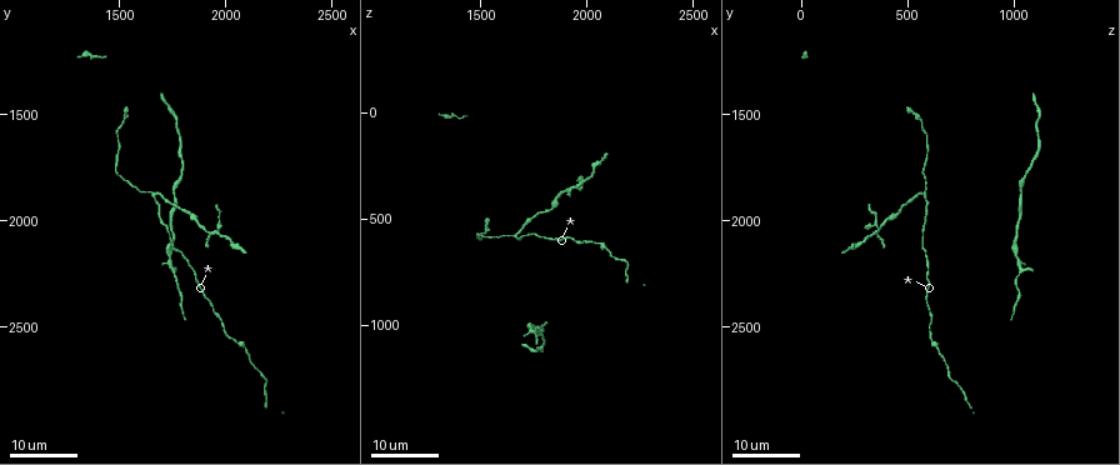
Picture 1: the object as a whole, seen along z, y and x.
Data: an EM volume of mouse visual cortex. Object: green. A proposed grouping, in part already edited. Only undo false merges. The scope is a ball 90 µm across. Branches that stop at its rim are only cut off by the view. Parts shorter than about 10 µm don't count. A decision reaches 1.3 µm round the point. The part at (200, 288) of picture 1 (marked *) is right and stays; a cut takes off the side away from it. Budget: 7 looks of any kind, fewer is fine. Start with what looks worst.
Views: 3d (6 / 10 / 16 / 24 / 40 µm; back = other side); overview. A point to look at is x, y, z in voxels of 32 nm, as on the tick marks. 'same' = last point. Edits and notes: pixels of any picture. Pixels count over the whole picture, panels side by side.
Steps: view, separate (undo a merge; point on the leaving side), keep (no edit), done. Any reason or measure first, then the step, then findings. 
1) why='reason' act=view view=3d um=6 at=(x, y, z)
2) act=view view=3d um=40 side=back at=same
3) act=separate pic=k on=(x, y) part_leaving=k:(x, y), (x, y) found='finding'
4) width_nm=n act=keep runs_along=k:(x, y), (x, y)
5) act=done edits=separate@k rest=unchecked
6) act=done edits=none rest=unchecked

act=view view=3d um=24 at=(1650, 1870, 580)

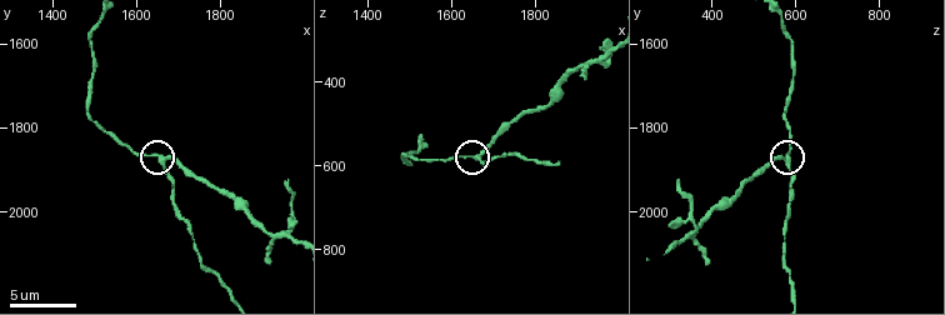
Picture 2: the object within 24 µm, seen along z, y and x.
act=view view=3d um=10 at=(1665, 1880, 580)

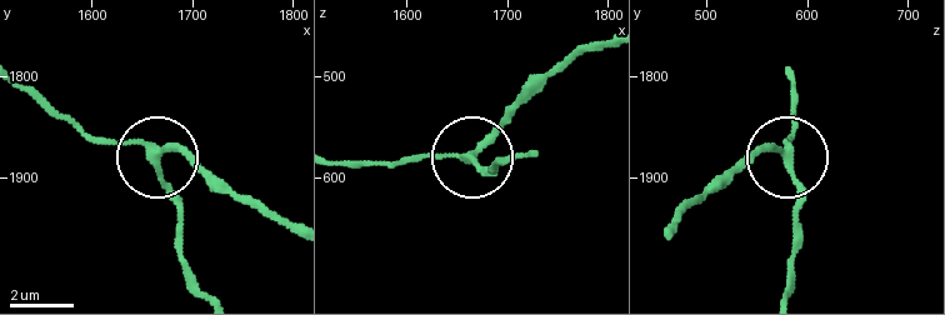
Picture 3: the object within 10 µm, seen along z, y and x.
width_nm=220 act=separate pic=3 on=(186, 155) part_leaving=3:(163, 153), (193, 155), (289, 220) found='a second neuron is stuck on'

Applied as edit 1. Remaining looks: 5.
act=view view=overview

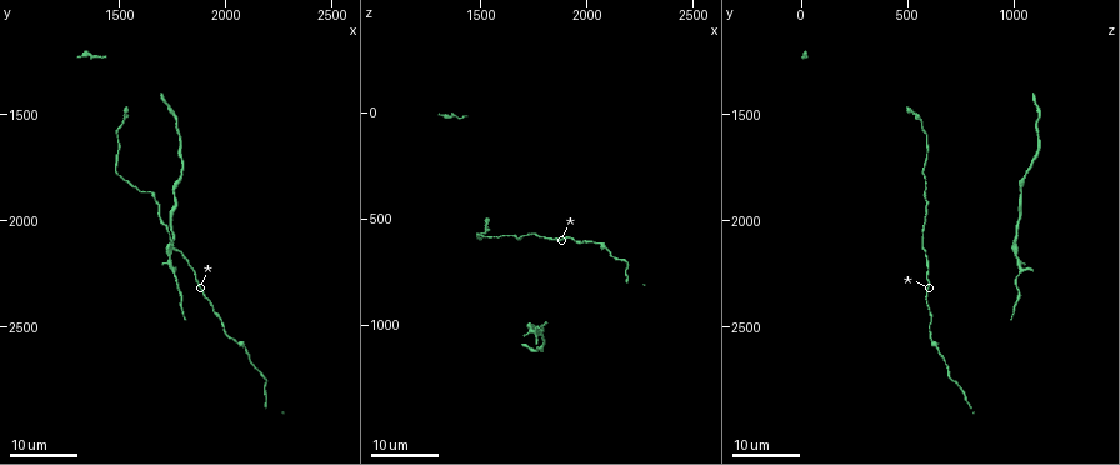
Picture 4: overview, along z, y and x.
why='calibre changes' act=view view=3d um=16 at=(1780, 1810, 1050)

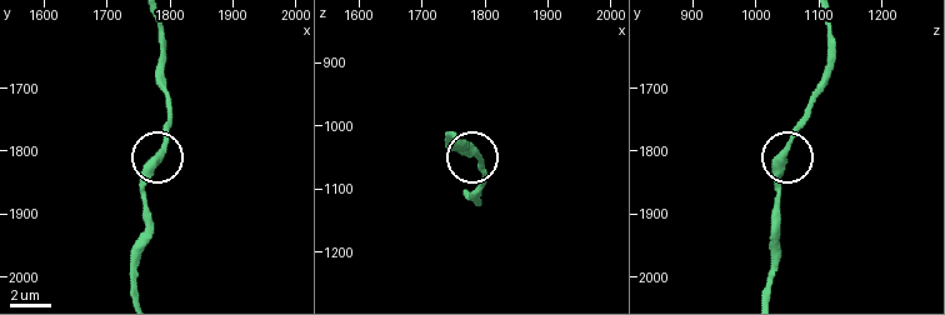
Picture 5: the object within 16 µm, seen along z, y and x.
why='closer look' act=view view=3d um=6 at=(1790, 1800, 1045)

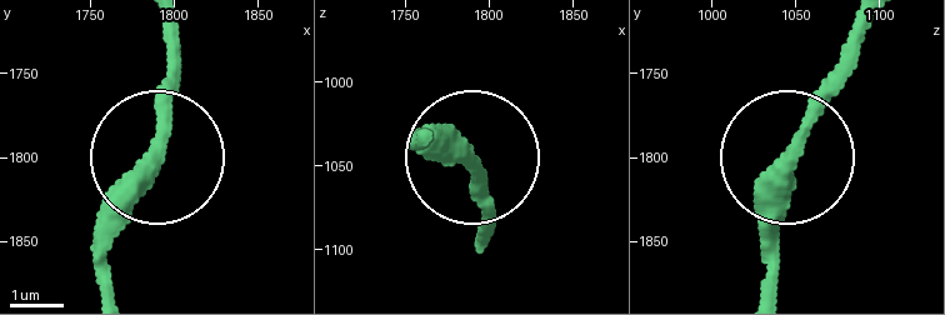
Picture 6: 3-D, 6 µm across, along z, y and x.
act=keep runs_along=6:(765, 285), (770, 190), (810, 96), (868, 34) found='one neuron here'

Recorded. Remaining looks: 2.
act=view view=3d um=24 at=(1970, 2450, 600)

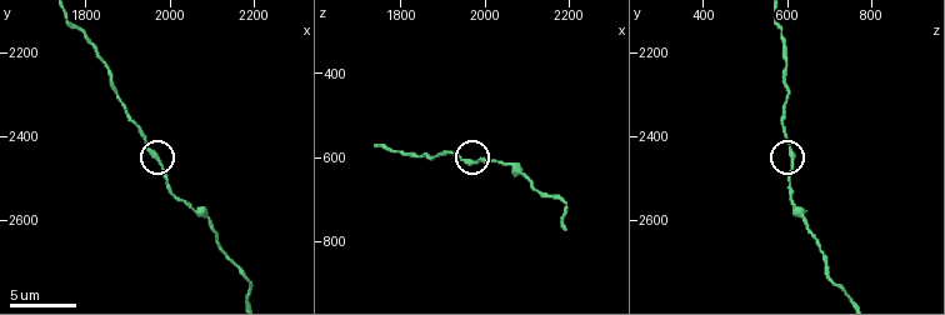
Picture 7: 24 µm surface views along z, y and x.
why='closer look' act=view view=3d um=6 at=(1960, 2445, 610)

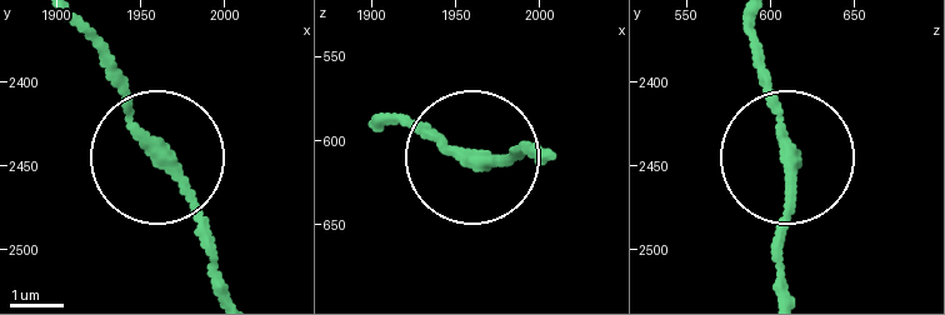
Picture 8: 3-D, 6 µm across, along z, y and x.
width_nm=240 act=keep runs_along=8:(385, 126), (439, 154), (533, 154) found='all the same neuron'

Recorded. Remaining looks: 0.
act=done edits=separate@3 rest=unchecked

